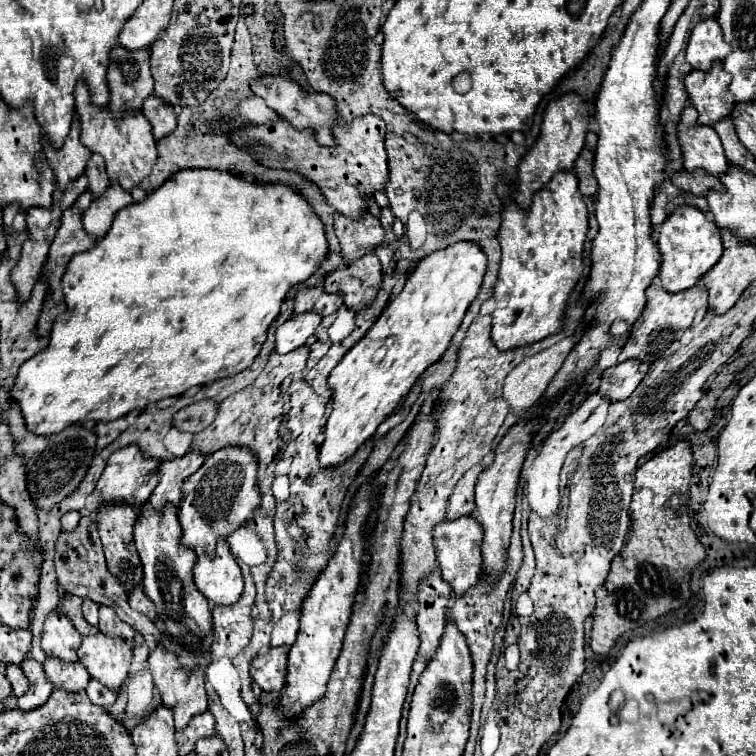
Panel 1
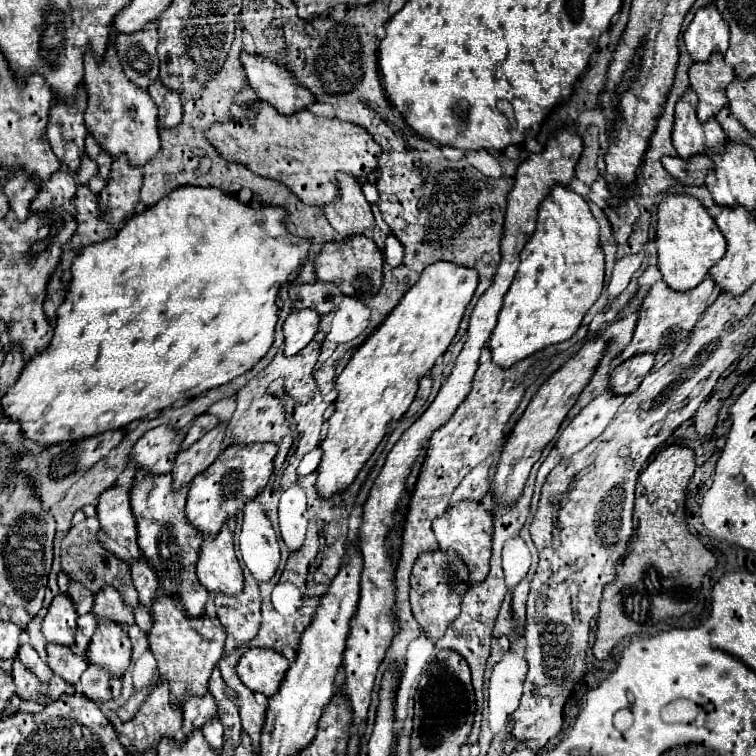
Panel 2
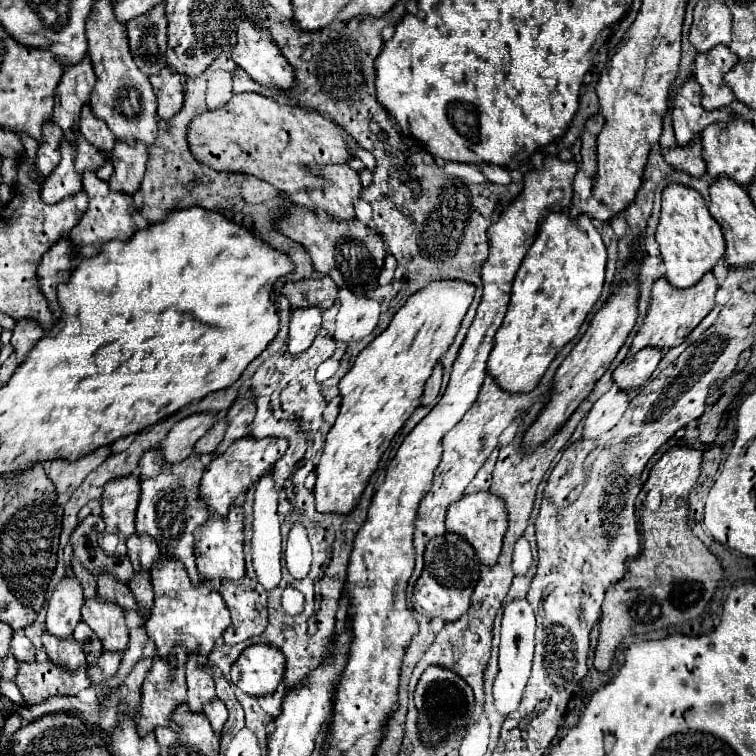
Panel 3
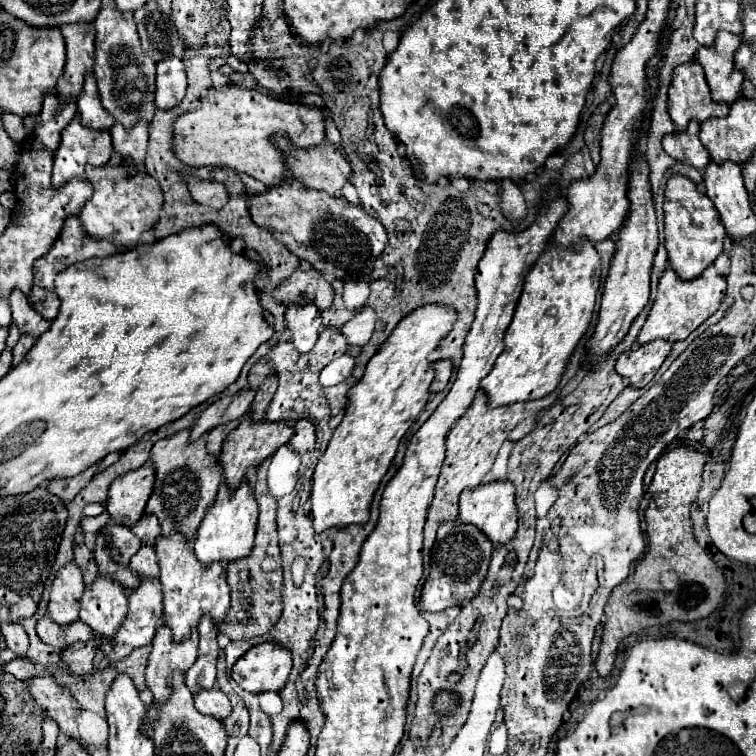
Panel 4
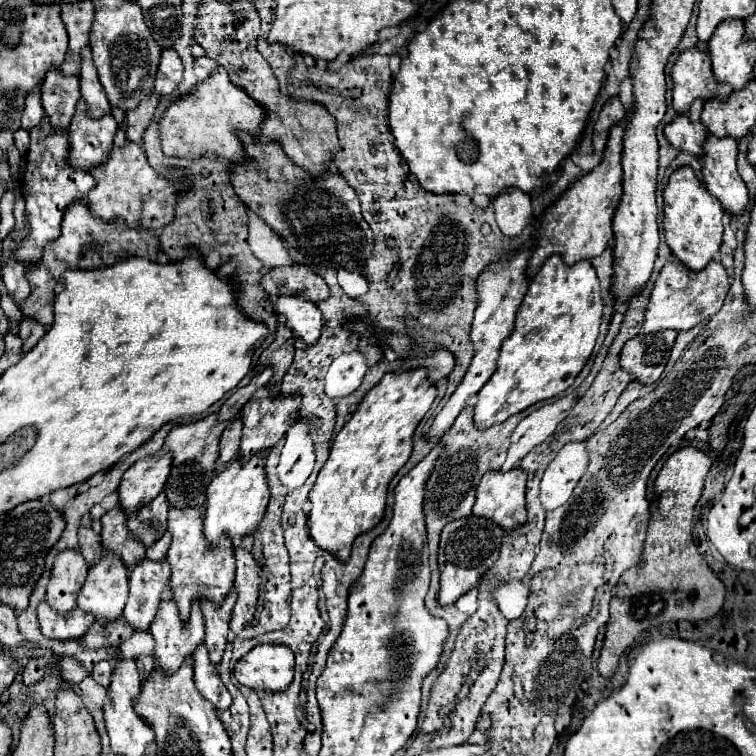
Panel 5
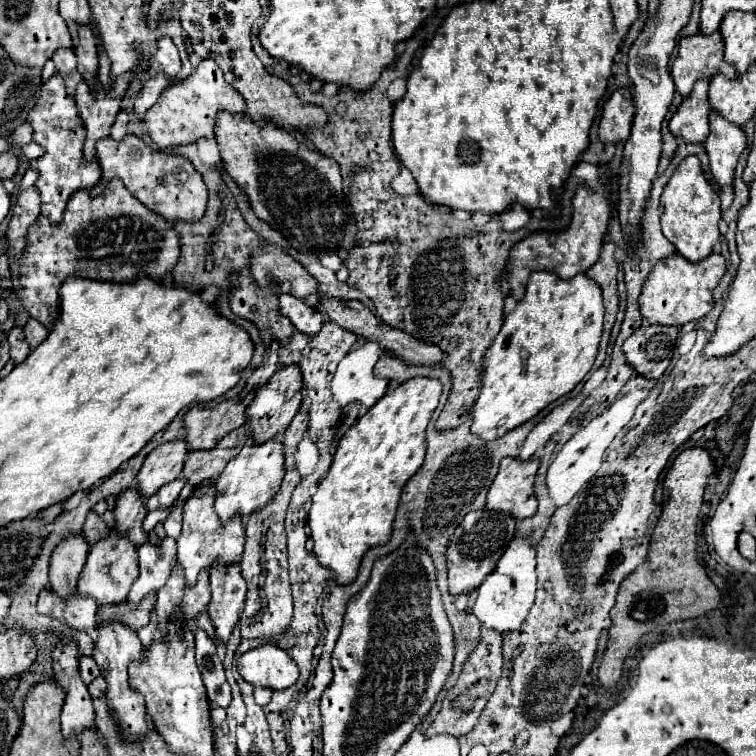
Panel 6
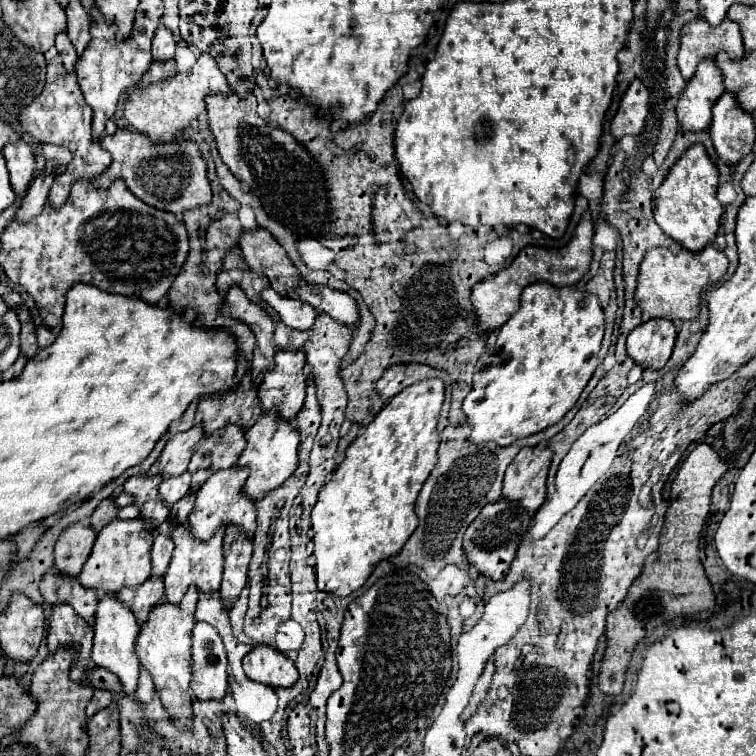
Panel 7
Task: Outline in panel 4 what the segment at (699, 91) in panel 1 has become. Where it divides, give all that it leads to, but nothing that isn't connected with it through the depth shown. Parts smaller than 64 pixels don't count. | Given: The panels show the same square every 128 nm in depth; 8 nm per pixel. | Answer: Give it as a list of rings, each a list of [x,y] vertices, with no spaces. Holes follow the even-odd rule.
[[[718,32],[712,46],[700,46],[696,60],[706,72],[706,80],[714,100],[732,104],[740,96],[744,74],[734,68],[734,52],[742,38],[732,32]]]

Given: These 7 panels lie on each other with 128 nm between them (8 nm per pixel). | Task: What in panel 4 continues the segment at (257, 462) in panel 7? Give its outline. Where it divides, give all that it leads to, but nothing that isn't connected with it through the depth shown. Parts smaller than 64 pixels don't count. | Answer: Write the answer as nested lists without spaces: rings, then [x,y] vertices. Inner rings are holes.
[[[242,480],[236,490],[230,490],[228,484],[222,482],[220,490],[218,490],[214,502],[210,504],[210,508],[198,528],[198,534],[196,534],[194,550],[196,550],[198,560],[202,564],[212,564],[212,562],[230,564],[230,562],[236,562],[236,560],[248,556],[248,552],[252,550],[252,544],[254,544],[258,514],[260,514],[258,502],[254,498],[254,490],[248,486],[248,480]]]

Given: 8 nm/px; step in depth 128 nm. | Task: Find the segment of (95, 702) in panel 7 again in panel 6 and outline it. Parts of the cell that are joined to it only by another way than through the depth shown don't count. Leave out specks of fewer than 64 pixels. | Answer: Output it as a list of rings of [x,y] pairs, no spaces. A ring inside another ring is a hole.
[[[98,676],[96,680],[92,680],[88,684],[88,688],[90,688],[90,696],[92,698],[104,698],[104,694],[106,694],[106,680],[102,676]]]

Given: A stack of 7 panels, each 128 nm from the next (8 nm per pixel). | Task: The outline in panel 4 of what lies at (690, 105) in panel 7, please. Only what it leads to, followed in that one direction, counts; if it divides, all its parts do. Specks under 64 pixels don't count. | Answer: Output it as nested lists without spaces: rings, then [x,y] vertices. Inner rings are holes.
[[[692,120],[684,132],[672,132],[664,136],[662,146],[668,152],[668,156],[676,160],[684,160],[698,170],[704,170],[710,162],[710,154],[698,138],[698,128],[700,128],[700,122]]]

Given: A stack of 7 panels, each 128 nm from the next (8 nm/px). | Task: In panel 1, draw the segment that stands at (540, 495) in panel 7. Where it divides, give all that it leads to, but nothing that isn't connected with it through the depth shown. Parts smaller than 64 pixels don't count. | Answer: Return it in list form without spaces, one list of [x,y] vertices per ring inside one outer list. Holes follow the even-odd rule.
[[[464,516],[458,520],[444,520],[440,522],[434,532],[434,546],[438,554],[438,564],[442,570],[444,580],[452,586],[456,596],[462,596],[468,588],[472,588],[482,574],[482,536],[484,528],[476,524],[472,516]]]

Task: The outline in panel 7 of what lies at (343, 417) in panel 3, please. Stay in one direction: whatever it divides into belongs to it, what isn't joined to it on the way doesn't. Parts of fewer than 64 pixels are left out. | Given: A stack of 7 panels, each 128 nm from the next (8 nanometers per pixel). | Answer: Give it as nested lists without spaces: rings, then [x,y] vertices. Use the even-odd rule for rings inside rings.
[[[440,378],[422,380],[400,394],[396,394],[362,430],[362,434],[348,446],[344,462],[332,474],[332,480],[324,484],[318,502],[312,510],[314,530],[314,558],[316,558],[316,582],[320,592],[336,596],[348,596],[374,572],[376,564],[396,556],[412,532],[418,528],[418,516],[414,512],[416,498],[438,462],[440,434],[436,430],[438,416],[444,402],[444,382]]]

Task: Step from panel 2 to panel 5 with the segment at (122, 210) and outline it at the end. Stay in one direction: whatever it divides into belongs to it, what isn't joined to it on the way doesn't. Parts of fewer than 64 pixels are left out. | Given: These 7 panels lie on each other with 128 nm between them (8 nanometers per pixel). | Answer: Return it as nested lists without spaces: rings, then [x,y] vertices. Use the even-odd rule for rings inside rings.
[[[152,92],[150,96],[144,96],[144,100],[140,100],[140,104],[128,112],[128,126],[126,126],[126,138],[130,142],[142,142],[142,136],[148,128],[148,124],[152,122],[154,110],[160,104],[160,94]]]

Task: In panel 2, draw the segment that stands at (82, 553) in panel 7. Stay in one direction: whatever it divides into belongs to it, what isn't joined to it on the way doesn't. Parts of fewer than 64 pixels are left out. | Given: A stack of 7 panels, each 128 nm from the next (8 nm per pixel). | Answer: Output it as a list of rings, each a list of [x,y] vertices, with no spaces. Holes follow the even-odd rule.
[[[58,594],[44,618],[44,638],[46,642],[56,642],[74,648],[74,632],[76,632],[78,614],[68,594]]]

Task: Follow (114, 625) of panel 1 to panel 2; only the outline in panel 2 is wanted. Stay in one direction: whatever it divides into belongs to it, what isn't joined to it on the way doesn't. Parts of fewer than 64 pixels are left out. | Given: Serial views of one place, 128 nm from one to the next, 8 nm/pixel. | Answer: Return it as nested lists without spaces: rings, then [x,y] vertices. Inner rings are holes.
[[[104,586],[100,590],[100,594],[96,594],[92,610],[94,610],[96,616],[112,618],[112,620],[120,622],[122,626],[134,624],[134,612],[132,612],[132,608],[124,604],[124,600],[120,598],[120,594],[112,586]]]

